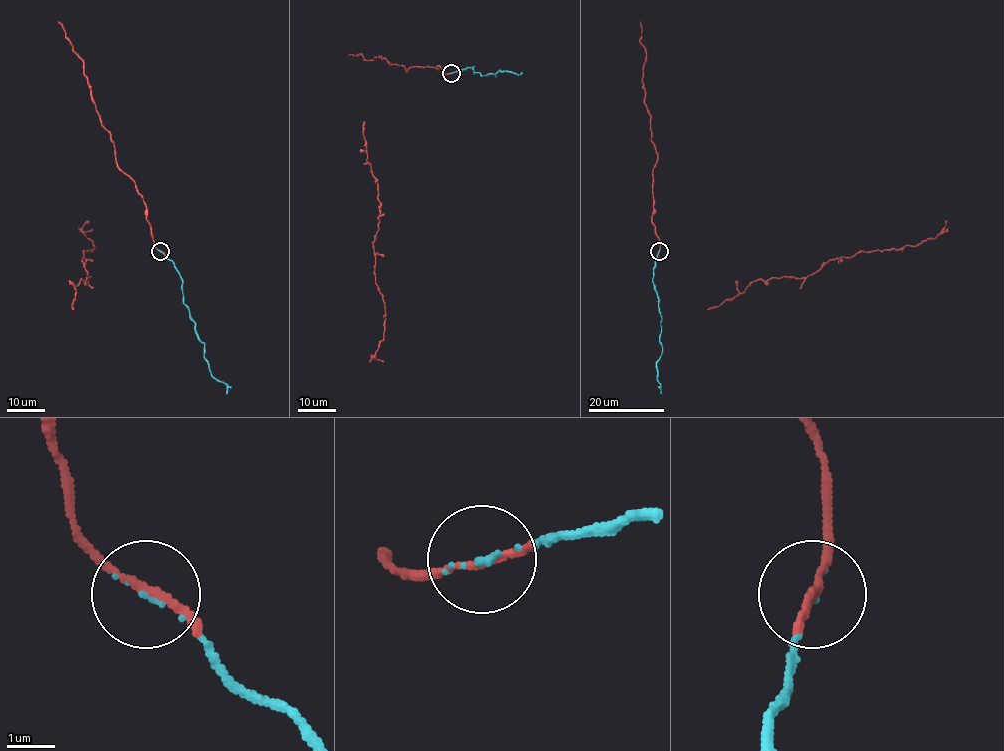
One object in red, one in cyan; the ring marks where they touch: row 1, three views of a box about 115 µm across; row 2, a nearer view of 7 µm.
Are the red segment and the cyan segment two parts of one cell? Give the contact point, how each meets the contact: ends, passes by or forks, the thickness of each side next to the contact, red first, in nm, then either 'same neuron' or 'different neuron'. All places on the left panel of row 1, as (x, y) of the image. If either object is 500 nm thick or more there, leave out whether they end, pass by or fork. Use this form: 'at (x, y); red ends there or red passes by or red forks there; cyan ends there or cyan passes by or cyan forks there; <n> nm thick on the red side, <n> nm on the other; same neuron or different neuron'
at (160, 251); red passes by; cyan ends there; 160 nm thick on the red side, 80 nm on the other; same neuron

